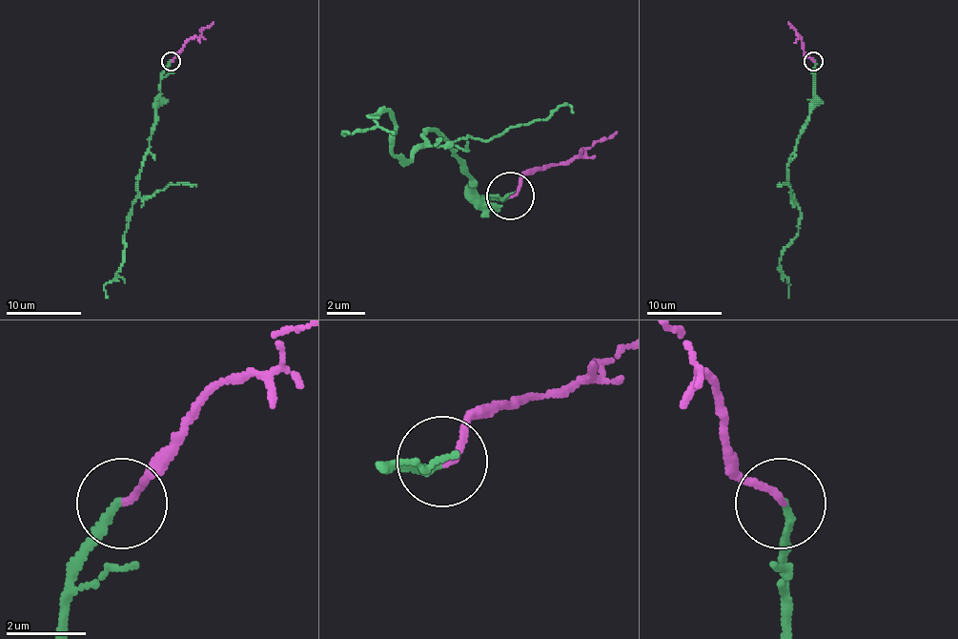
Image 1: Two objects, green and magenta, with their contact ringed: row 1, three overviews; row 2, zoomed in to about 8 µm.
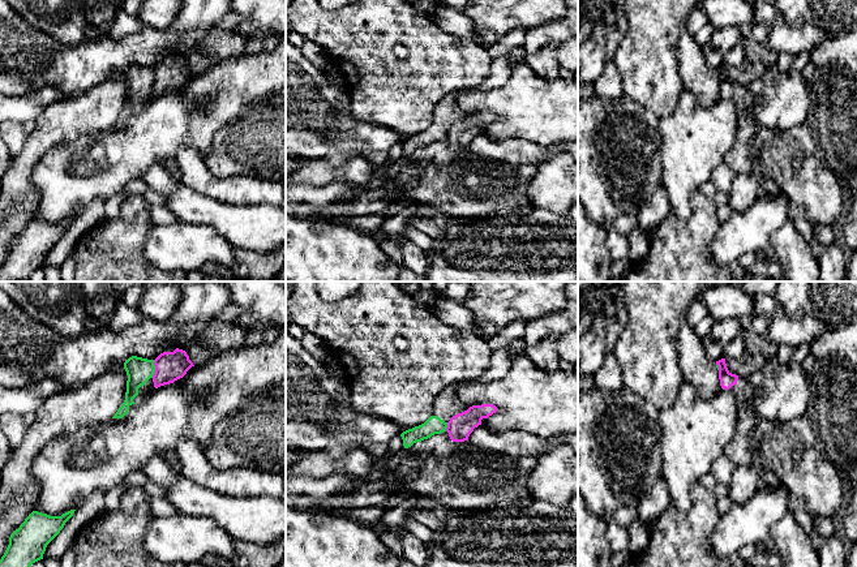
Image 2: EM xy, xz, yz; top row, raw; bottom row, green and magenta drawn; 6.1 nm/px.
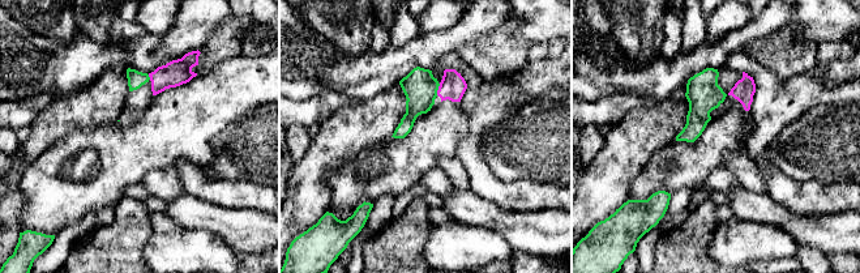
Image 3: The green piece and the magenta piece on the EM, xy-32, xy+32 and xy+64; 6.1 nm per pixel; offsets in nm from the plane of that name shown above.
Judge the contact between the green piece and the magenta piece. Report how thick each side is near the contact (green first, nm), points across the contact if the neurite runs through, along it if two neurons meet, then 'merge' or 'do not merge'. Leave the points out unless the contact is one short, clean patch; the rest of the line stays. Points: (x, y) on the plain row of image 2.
160/190 nm | along xy (154, 68), (154, 82), (151, 85) | do not merge

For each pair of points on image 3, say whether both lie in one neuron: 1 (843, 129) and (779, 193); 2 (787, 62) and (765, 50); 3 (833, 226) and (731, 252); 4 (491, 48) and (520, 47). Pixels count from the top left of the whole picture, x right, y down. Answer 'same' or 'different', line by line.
1: different
2: same
3: different
4: same

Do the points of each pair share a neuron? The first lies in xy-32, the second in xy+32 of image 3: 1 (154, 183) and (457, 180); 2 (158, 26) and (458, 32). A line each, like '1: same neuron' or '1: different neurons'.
1: different neurons
2: different neurons

